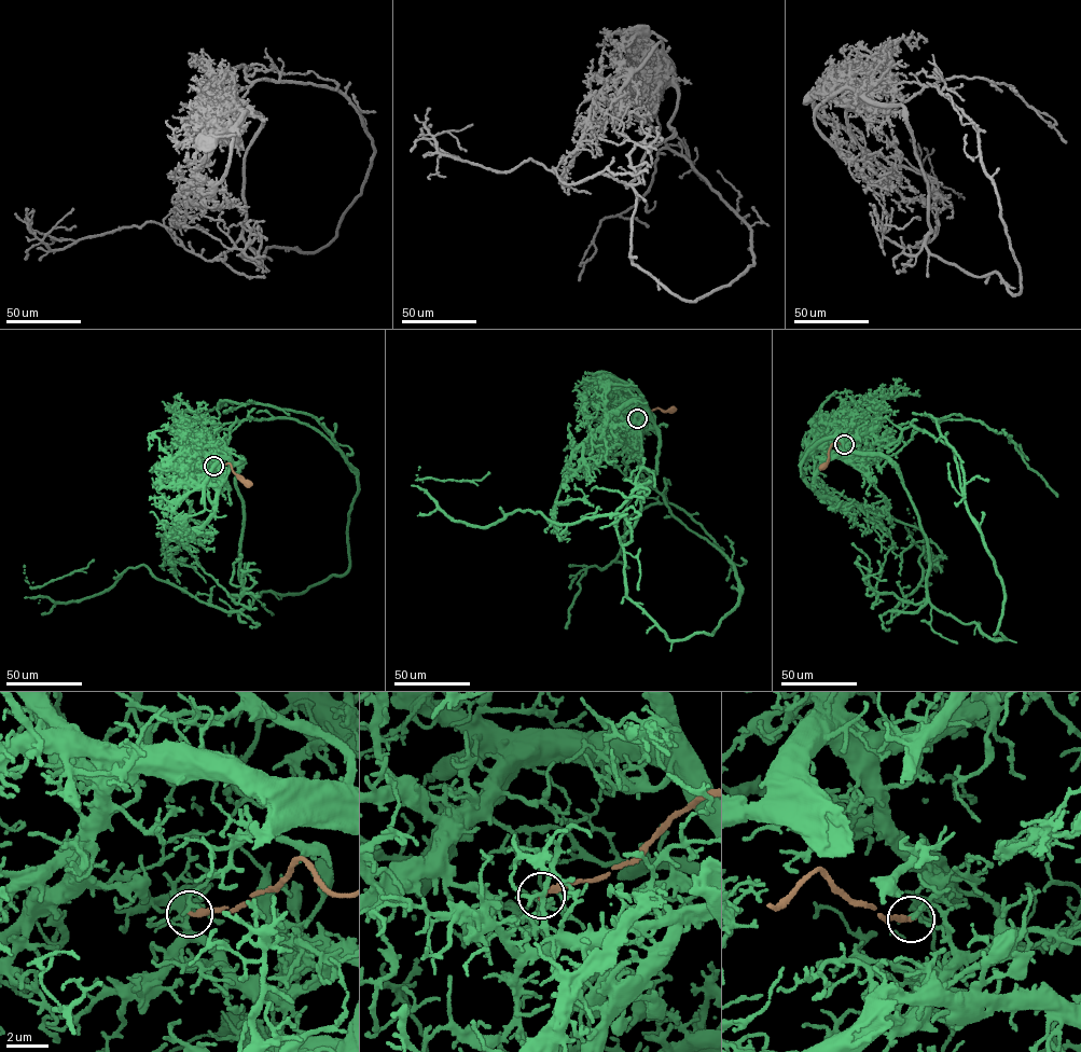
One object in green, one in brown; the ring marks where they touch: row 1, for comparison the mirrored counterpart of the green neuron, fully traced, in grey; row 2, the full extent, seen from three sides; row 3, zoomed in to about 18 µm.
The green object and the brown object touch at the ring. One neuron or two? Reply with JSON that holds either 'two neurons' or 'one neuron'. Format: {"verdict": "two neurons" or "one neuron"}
{"verdict": "two neurons"}

